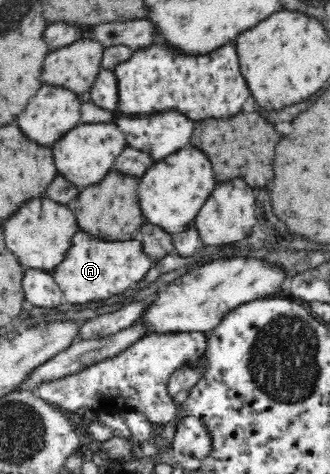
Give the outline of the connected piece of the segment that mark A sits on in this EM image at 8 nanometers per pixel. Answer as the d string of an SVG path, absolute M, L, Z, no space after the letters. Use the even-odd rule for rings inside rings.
M84 230L76 231L72 237L72 247L64 253L64 259L50 273L63 291L67 303L88 303L96 299L106 299L118 295L130 285L144 279L154 261L143 250L140 241L114 241L106 243L103 239L88 235Z

